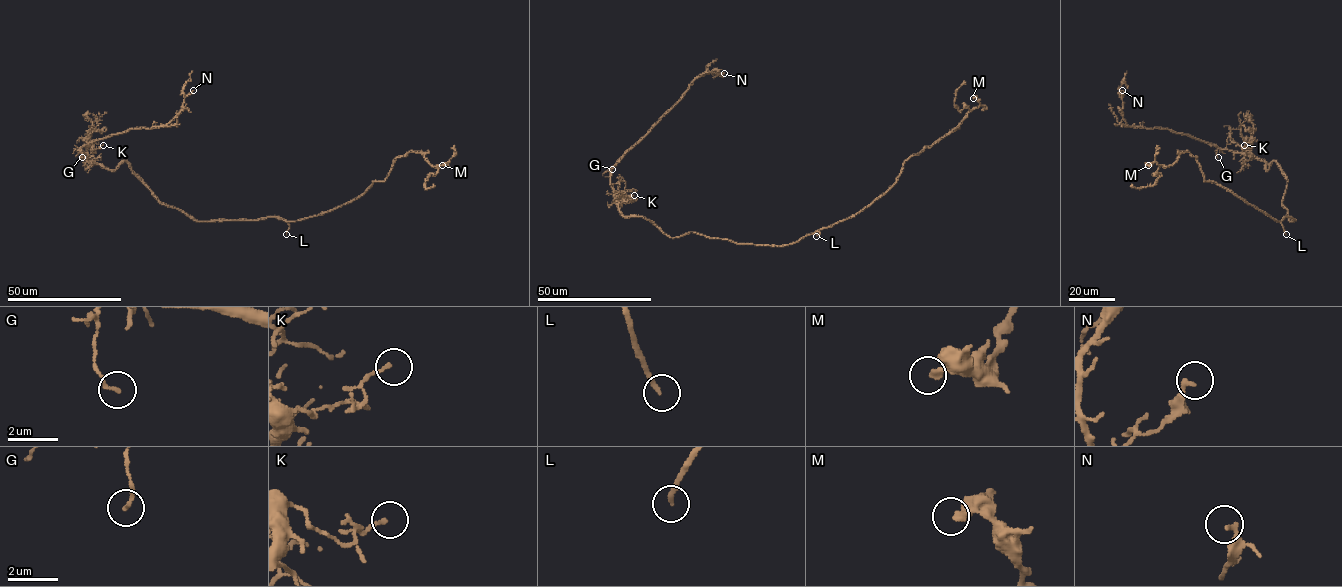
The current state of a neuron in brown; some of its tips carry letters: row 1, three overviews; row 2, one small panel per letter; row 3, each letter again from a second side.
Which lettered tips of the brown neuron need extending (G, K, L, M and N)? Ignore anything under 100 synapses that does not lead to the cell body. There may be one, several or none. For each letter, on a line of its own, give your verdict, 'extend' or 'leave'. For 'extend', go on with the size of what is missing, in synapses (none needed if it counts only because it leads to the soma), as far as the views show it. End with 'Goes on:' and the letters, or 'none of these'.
G: leave
K: leave
L: extend
M: leave
N: leave
Goes on: L

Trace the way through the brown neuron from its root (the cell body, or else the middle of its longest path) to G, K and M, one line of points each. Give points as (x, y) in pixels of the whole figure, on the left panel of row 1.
G: (195, 220), (162, 204), (125, 161), (112, 169), (95, 165), (80, 148), (82, 157)
K: (195, 220), (162, 204), (125, 161), (113, 169), (95, 165), (86, 155), (86, 149), (98, 149), (103, 145)
M: (195, 220), (302, 220), (356, 199), (409, 152), (432, 165), (448, 161), (442, 165)

